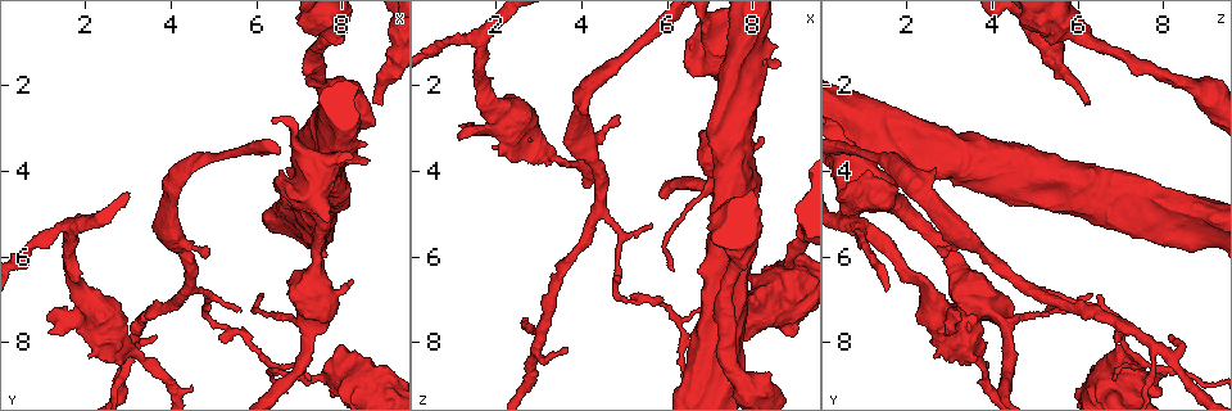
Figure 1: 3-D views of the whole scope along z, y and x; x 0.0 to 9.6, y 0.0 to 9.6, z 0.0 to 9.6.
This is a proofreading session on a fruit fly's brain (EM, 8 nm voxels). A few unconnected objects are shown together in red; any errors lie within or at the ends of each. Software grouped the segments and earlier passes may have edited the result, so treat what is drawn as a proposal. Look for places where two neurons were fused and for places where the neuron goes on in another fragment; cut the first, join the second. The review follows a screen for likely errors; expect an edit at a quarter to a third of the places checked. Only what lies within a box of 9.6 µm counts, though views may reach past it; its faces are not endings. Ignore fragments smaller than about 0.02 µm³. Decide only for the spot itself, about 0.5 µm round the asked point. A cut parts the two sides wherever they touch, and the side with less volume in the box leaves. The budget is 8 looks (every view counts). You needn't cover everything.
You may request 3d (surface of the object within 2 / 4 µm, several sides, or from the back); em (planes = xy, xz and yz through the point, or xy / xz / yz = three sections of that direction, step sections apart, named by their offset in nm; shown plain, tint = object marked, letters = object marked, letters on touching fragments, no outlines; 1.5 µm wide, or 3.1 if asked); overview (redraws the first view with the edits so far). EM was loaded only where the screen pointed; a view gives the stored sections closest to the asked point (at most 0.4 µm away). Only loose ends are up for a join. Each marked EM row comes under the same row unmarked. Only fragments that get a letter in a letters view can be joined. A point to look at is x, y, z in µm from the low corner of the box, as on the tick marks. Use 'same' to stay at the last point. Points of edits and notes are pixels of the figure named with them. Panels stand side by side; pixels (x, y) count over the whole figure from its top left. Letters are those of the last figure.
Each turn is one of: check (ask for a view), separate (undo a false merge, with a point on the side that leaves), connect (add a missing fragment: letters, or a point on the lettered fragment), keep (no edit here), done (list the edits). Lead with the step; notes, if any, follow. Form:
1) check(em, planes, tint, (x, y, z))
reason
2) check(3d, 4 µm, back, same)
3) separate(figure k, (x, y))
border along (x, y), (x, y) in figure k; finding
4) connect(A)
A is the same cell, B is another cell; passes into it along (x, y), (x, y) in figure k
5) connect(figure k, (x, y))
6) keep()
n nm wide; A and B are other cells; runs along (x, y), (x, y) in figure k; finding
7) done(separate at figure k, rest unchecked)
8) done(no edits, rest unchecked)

check(3d, 2 µm, (1.65, 5.35, 1.00))
a fork

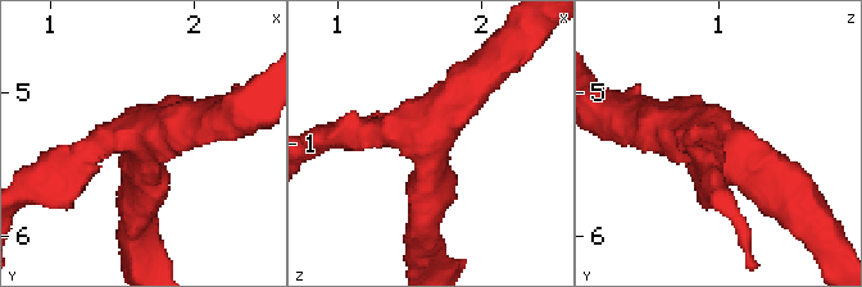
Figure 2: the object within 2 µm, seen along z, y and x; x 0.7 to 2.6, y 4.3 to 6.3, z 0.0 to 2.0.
check(em, planes, letters, (1.60, 5.32, 1.00))
shape alone is not enough

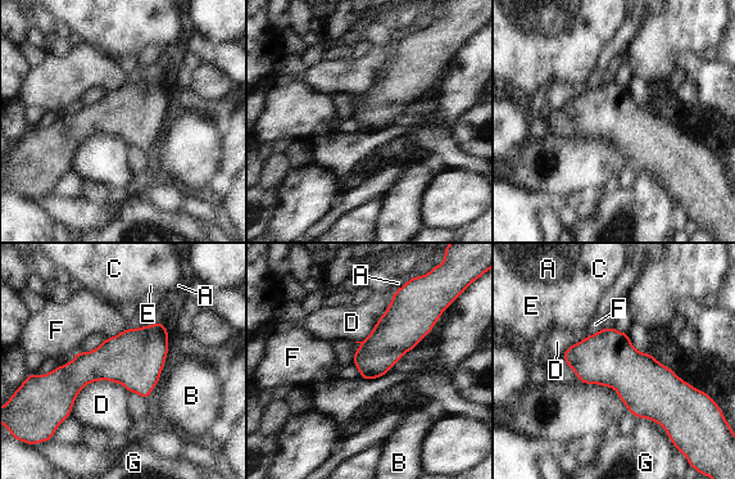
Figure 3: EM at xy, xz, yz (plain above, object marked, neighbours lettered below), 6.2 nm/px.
keep()
A, B, C, D, E, F and G are other cells; border along (393, 296), (372, 331), (354, 342) in figure 3; all the same neuron

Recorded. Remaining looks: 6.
check(em, xy, step 8, letters, (3.65, 7.85, 8.20))
free end

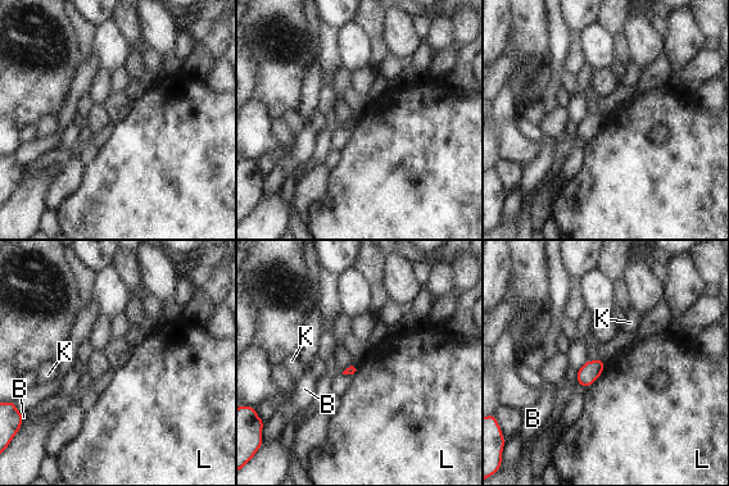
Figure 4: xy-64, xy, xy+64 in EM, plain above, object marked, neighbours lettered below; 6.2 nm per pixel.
check(em, planes, letters, same)
cut it another way

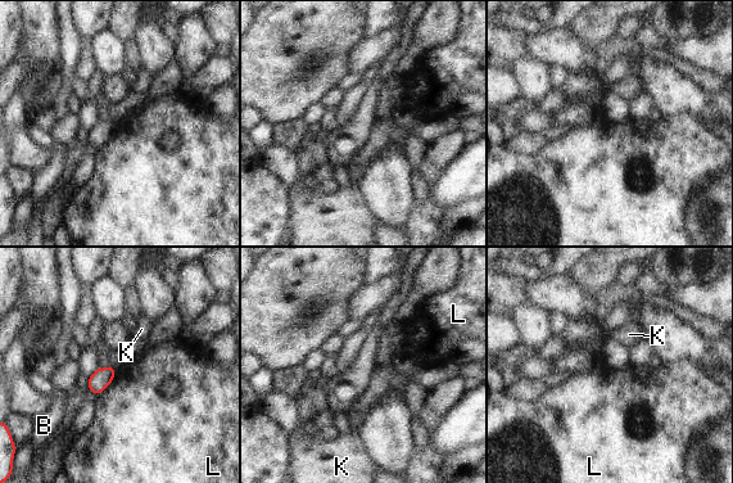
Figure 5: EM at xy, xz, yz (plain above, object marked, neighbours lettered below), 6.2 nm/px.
keep()
B, K and L are other cells; border along (117, 370), (113, 380), (98, 396) in figure 5; none of them fits

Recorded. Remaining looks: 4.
check(em, xz, step 8, tint, (6.50, 8.75, 8.00))
three arms meet

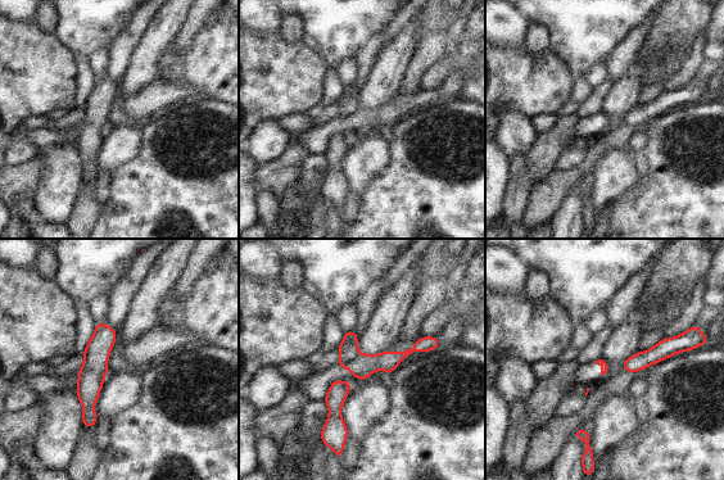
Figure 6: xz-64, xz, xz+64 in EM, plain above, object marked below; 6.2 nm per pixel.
check(em, planes, letters, same)
cut it another way

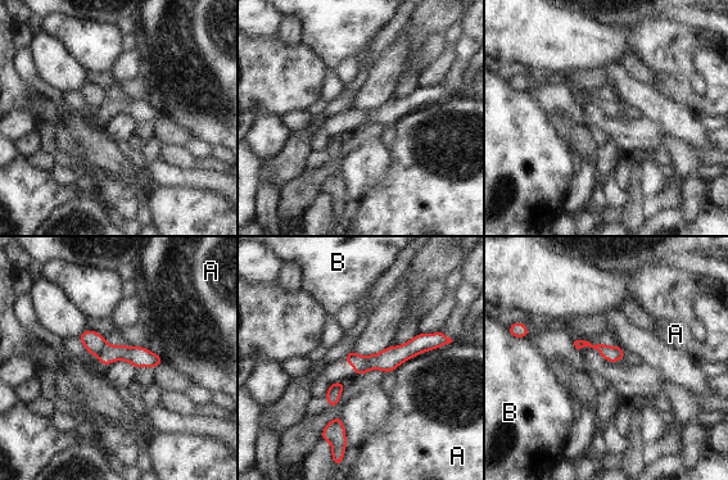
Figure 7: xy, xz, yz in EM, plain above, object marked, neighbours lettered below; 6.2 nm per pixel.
separate(figure 7, (140, 357))
A and B are other cells; the part that leaves runs along (435, 340), (387, 361), (351, 360) in figure 7; two neurons meet here

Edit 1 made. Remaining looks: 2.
check(3d, 2 µm, (4.80, 7.45, 6.90))
abrupt turn

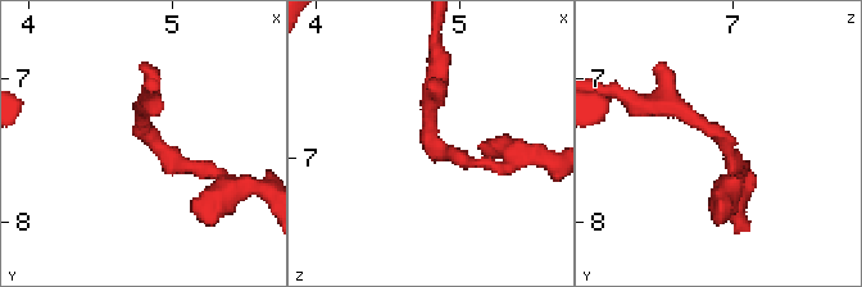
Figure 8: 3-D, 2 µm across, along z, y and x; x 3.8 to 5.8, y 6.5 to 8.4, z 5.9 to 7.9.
check(em, planes, letters, (4.82, 7.44, 6.92))
shape alone is not enough

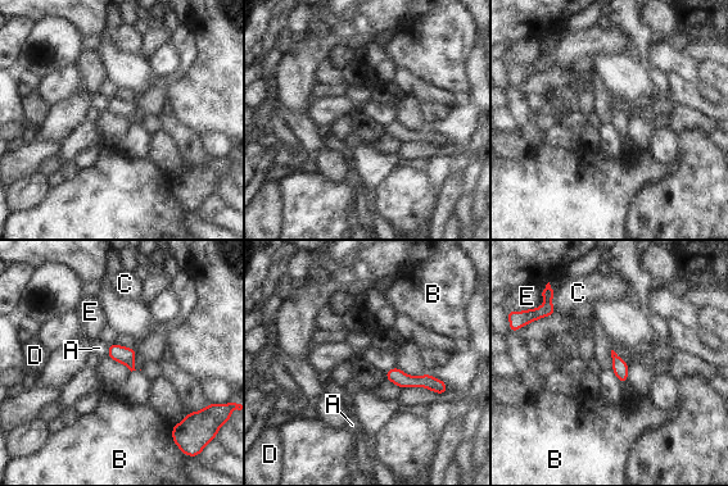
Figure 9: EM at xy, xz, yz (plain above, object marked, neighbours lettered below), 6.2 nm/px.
keep()
A, B, C, D and E are other cells; all the same neuron

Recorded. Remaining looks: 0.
done(separate at figure 7, rest unchecked)

